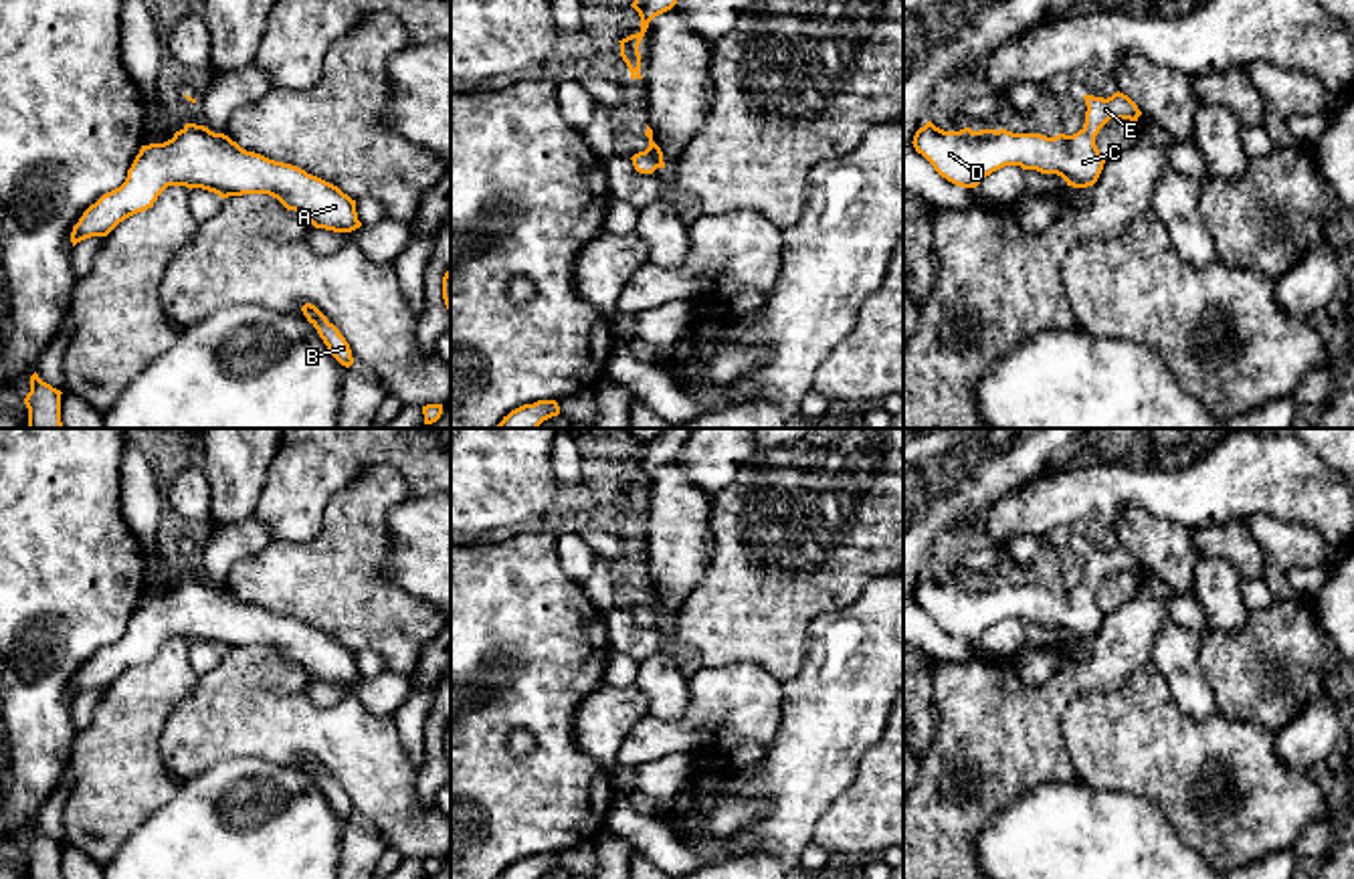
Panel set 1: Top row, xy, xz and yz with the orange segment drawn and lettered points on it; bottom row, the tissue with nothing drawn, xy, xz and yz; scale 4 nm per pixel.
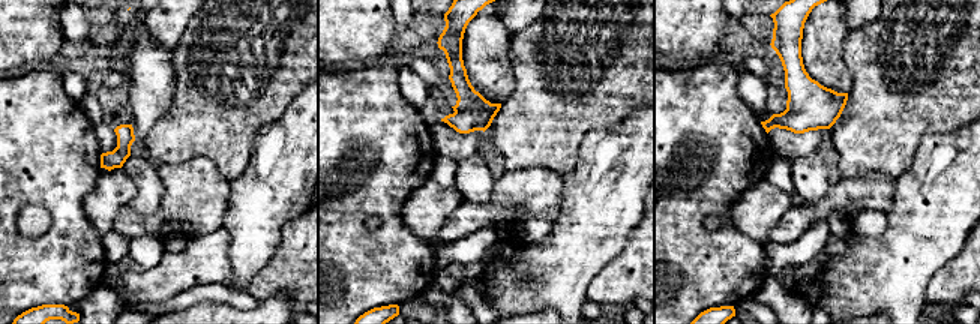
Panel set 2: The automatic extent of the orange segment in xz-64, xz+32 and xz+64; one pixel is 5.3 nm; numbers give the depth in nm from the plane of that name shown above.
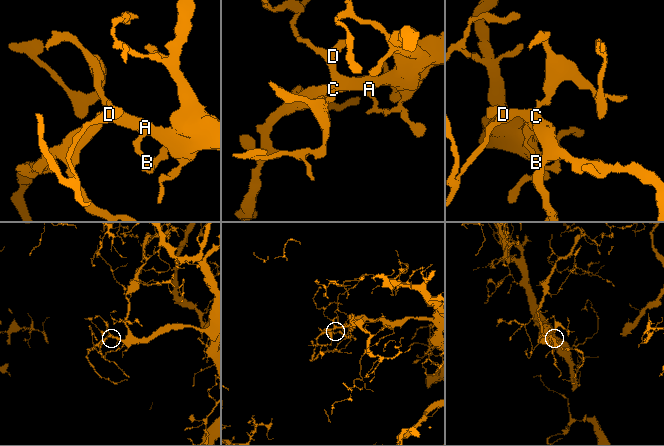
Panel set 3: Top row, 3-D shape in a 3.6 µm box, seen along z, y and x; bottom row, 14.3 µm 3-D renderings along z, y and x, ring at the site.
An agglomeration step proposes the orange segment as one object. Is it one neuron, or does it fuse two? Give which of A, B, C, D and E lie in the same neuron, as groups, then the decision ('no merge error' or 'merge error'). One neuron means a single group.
groups A B C D E; no merge error

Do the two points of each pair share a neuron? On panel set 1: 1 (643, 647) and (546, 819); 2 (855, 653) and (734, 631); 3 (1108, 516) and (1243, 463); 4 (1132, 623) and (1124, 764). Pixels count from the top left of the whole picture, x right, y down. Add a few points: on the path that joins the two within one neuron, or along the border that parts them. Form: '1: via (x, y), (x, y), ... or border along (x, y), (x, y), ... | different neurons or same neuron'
1: border along (601, 613), (609, 645), (615, 651) | different neurons
2: border along (839, 611), (811, 623), (803, 665), (781, 684) | different neurons
3: via (1138, 490), (1209, 490) | same neuron
4: border along (1148, 661), (1120, 686), (1084, 696) | different neurons

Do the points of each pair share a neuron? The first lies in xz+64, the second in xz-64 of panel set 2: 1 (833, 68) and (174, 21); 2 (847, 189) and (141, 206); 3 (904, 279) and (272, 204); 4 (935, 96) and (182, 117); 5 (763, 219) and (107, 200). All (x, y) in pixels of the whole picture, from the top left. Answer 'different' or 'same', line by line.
1: different
2: different
3: same
4: same
5: same

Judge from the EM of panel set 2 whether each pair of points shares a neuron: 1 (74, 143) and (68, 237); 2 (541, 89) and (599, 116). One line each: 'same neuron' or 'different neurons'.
1: same neuron
2: same neuron

